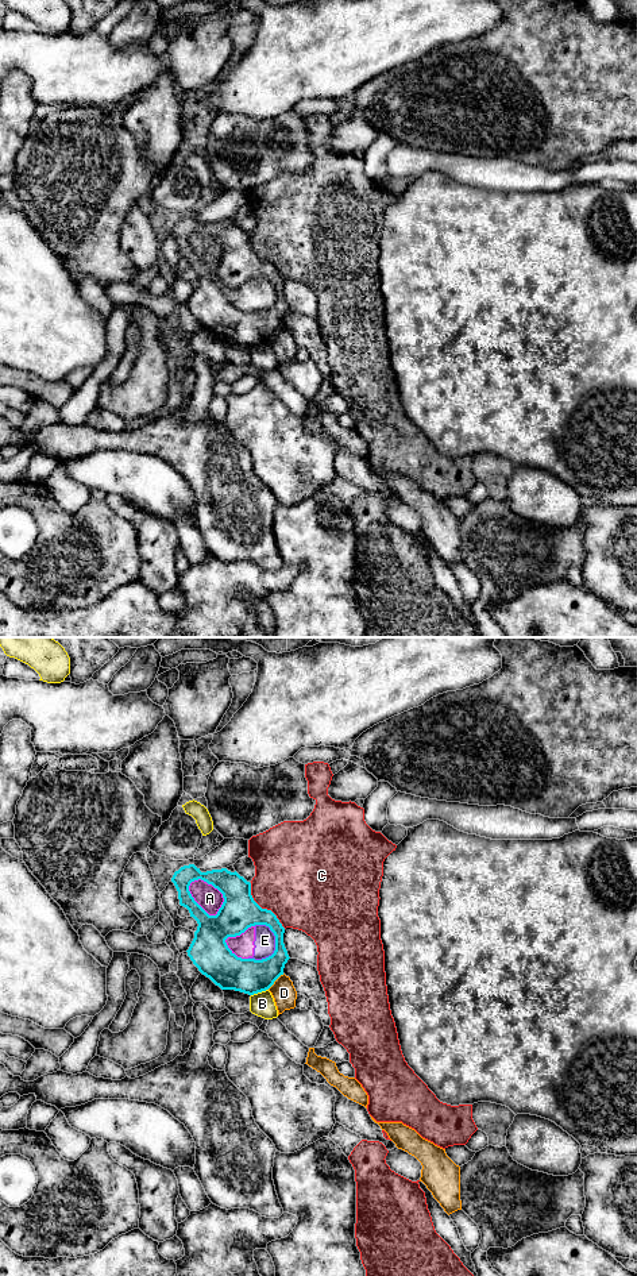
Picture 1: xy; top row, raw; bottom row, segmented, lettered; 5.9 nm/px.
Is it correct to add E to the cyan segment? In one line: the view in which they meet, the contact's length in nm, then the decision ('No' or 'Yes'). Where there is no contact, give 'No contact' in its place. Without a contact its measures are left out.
Touches cyan in xy. Shared border 240 nm. No

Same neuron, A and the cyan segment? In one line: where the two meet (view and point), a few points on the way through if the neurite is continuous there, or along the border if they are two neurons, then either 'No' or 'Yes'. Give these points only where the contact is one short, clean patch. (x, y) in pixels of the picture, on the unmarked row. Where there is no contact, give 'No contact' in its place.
Touches cyan at xy (195, 253). No

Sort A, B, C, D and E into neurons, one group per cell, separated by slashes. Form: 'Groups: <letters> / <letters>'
Groups: A C E / B / D

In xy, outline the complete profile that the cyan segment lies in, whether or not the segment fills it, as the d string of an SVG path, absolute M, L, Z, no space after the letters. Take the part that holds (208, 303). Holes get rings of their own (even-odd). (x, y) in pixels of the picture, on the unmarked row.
M194 216L184 217L174 224L171 234L178 243L179 257L186 259L198 278L194 290L189 298L188 308L198 323L209 329L221 342L235 342L248 347L254 347L269 342L274 334L283 327L283 320L290 311L283 296L285 280L277 267L267 261L262 261L251 247L251 235L240 228L236 223L227 220L201 224ZM194 232L204 232L217 240L224 250L221 259L216 267L209 267L192 248L189 238ZM255 277L266 277L275 288L275 302L271 308L255 312L238 309L227 297L228 289L236 289Z

